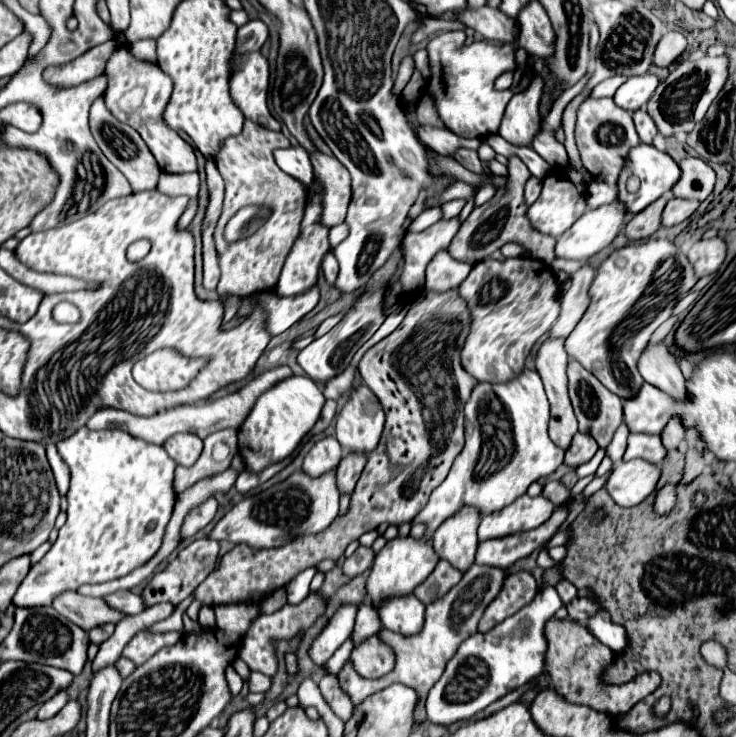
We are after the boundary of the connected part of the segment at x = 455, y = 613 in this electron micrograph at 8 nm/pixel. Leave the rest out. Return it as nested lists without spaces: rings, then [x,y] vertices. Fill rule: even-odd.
[[[480,564],[470,566],[470,570],[464,572],[462,580],[458,582],[458,586],[454,586],[454,590],[444,594],[438,602],[432,602],[426,606],[426,622],[418,634],[404,636],[404,634],[388,632],[384,628],[380,630],[382,632],[380,636],[384,638],[384,642],[390,642],[390,646],[394,646],[394,652],[396,652],[396,666],[390,674],[386,674],[378,680],[366,680],[366,678],[360,678],[358,674],[354,674],[354,668],[350,668],[350,664],[346,664],[342,668],[342,672],[338,674],[342,690],[352,698],[354,704],[360,704],[362,698],[366,698],[366,696],[370,696],[370,694],[374,694],[394,682],[402,682],[420,694],[420,702],[414,710],[414,720],[426,720],[424,702],[426,702],[426,694],[428,694],[430,686],[434,686],[434,682],[438,682],[448,660],[456,654],[458,646],[468,636],[472,636],[476,632],[476,626],[478,626],[482,612],[502,590],[504,576],[506,576],[506,572],[502,568],[480,566]]]

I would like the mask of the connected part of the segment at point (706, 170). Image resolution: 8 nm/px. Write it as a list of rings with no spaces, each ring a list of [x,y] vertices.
[[[686,158],[680,164],[680,180],[672,188],[672,196],[676,198],[694,198],[704,200],[712,194],[714,188],[714,170],[702,162],[700,158]]]

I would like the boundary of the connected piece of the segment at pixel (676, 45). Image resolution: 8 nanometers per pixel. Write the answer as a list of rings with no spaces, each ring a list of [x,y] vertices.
[[[666,32],[660,42],[656,44],[656,50],[654,50],[654,64],[656,66],[662,66],[662,68],[668,68],[670,64],[674,64],[680,54],[684,52],[686,48],[686,38],[682,36],[682,32]]]

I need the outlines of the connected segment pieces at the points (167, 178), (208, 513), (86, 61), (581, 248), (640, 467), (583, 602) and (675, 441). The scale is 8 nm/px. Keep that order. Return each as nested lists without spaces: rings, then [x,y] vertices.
[[[162,172],[158,188],[168,196],[186,194],[190,198],[196,198],[198,188],[200,188],[200,178],[198,178],[198,172],[190,172],[190,174],[166,174],[166,172]]]
[[[206,500],[206,502],[202,502],[200,506],[192,508],[192,510],[186,514],[184,524],[182,524],[182,530],[180,530],[182,540],[186,540],[186,538],[194,536],[198,530],[202,530],[202,528],[214,518],[216,508],[218,508],[216,500]]]
[[[110,40],[106,44],[100,44],[68,64],[48,66],[42,72],[42,78],[46,84],[56,86],[56,88],[72,88],[72,86],[78,86],[82,82],[88,82],[88,80],[104,74],[106,62],[118,46],[120,46],[118,40]]]
[[[620,202],[584,212],[574,222],[574,226],[570,226],[570,230],[558,236],[554,248],[556,258],[586,262],[590,256],[598,254],[616,238],[618,228],[624,220],[626,210],[622,210]]]
[[[630,460],[630,462],[618,462],[614,464],[606,490],[620,506],[638,506],[644,502],[658,484],[660,478],[660,466],[646,462],[646,460]]]
[[[574,598],[572,602],[566,604],[566,610],[568,610],[568,618],[570,618],[570,620],[574,620],[574,622],[578,622],[578,624],[586,624],[586,620],[588,620],[592,614],[600,612],[602,608],[600,608],[600,604],[596,604],[596,602],[590,600],[590,598]]]
[[[670,420],[666,426],[666,432],[662,432],[662,444],[672,450],[678,448],[684,442],[684,428],[678,420]]]

